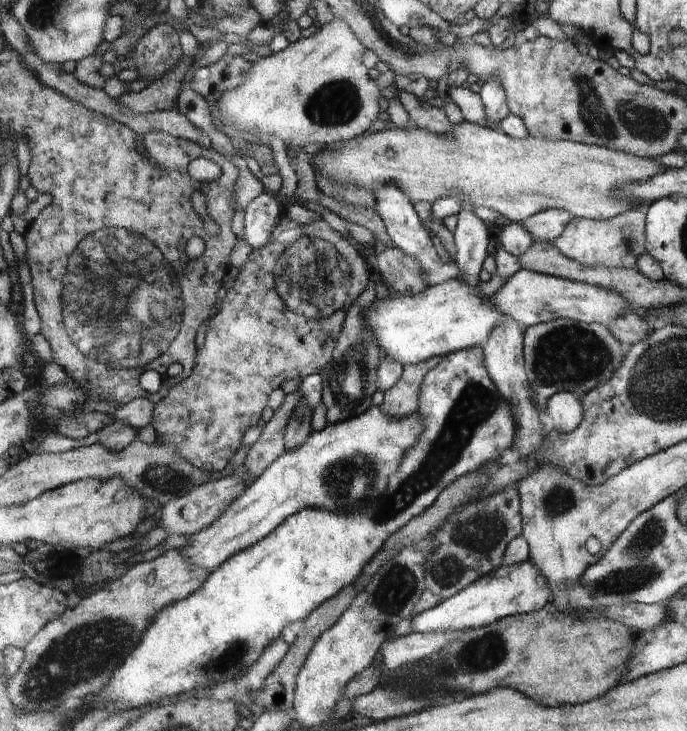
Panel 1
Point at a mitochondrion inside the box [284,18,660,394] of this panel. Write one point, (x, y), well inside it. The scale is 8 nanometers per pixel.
(568, 354)

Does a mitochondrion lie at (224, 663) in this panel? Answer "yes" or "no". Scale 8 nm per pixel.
yes

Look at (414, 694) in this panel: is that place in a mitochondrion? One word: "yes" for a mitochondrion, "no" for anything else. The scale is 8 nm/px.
yes

